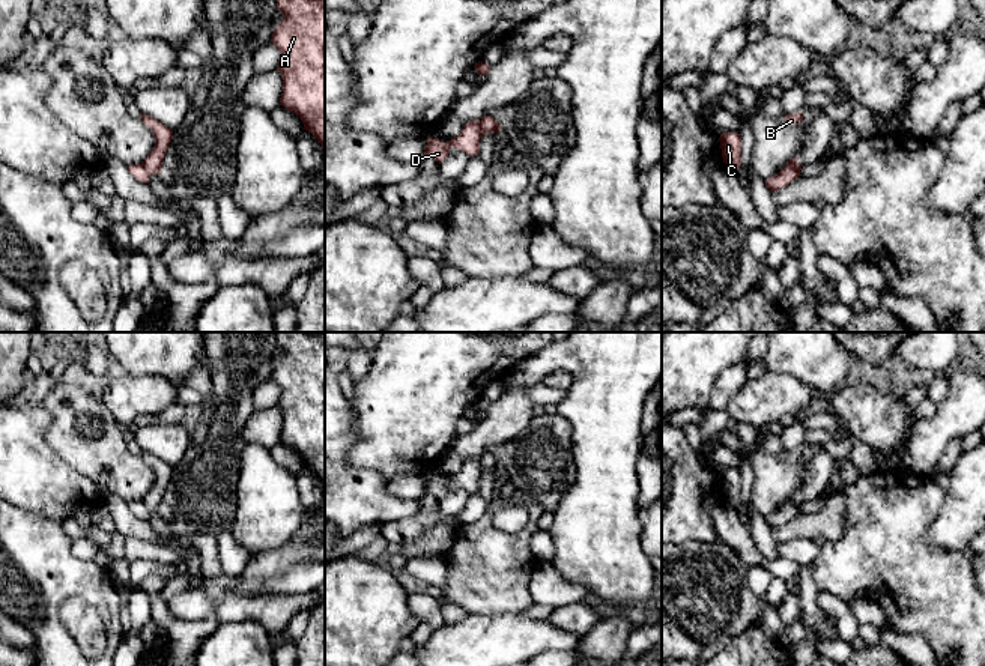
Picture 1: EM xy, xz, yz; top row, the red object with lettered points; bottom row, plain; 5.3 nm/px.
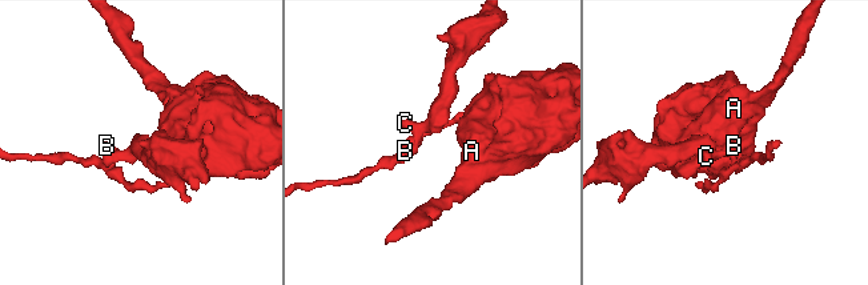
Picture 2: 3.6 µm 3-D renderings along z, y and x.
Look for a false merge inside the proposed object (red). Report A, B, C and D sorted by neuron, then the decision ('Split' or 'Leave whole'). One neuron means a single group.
Groups: A B C / D. Split

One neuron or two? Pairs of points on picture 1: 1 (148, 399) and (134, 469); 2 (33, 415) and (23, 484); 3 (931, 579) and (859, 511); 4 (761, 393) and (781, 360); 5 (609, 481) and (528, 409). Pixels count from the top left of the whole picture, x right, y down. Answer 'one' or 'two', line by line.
1: two
2: one
3: one
4: two
5: two

